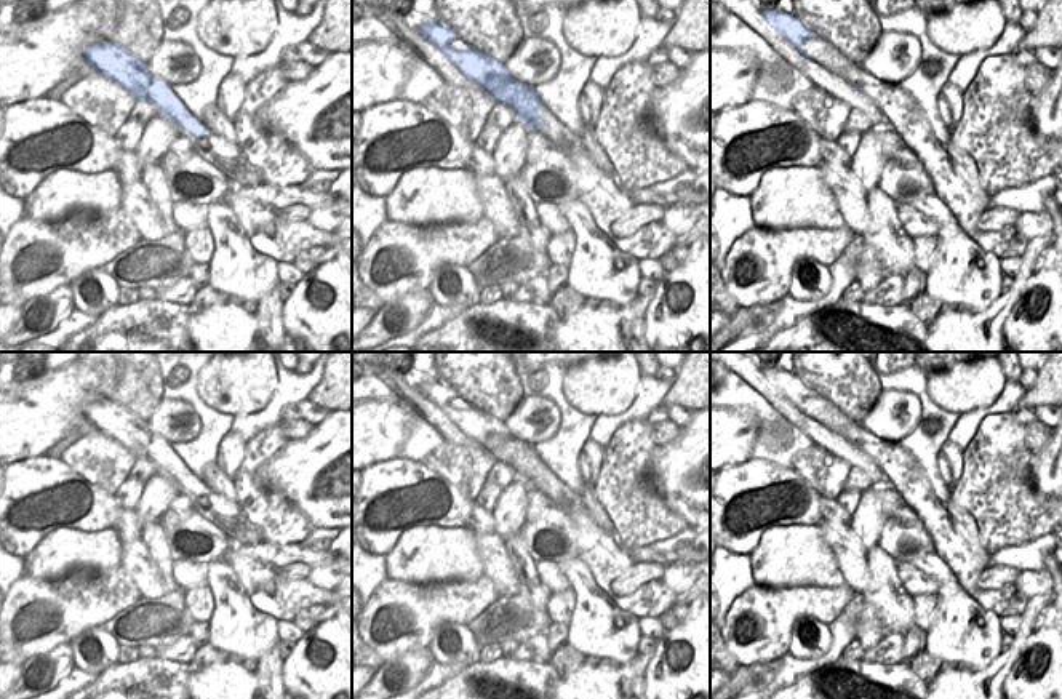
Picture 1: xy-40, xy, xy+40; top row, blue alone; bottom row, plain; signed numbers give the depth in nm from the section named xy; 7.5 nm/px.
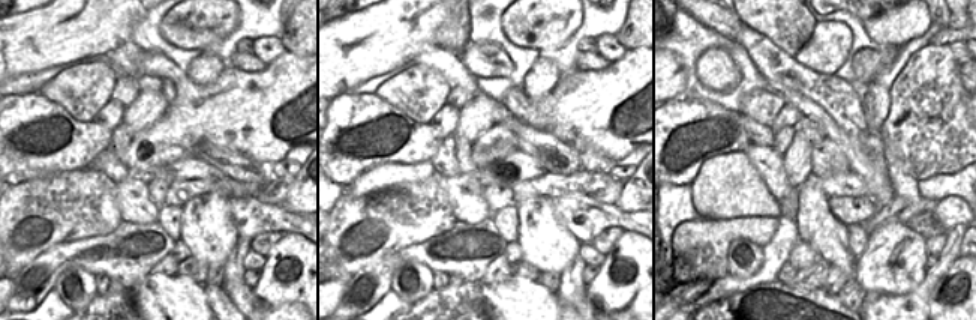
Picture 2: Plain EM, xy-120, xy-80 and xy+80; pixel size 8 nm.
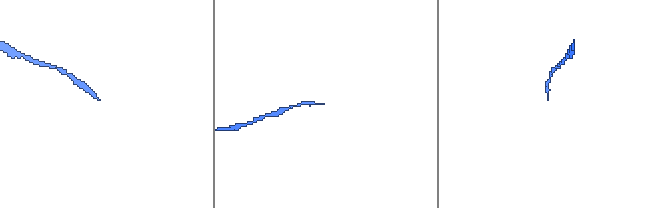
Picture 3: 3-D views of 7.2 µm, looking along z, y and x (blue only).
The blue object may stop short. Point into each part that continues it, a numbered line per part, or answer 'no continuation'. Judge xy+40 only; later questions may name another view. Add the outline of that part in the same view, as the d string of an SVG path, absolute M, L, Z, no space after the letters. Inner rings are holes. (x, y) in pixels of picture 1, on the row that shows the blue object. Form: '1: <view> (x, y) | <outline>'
no continuation

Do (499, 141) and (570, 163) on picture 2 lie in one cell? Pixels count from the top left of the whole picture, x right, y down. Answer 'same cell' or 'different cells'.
different cells

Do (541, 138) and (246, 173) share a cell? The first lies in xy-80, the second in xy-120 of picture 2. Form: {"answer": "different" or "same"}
{"answer": "same"}

